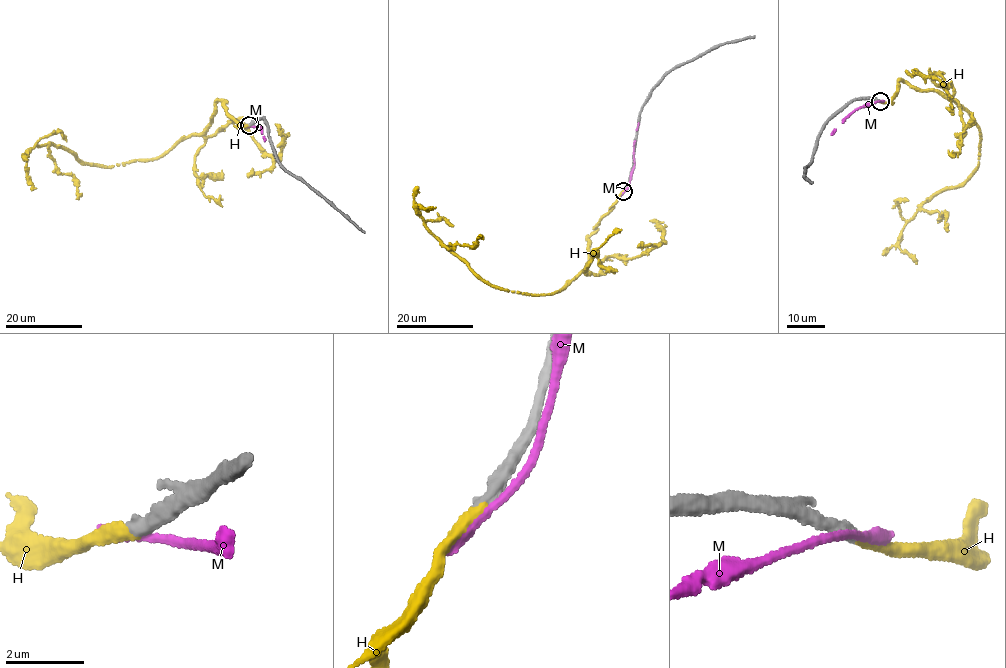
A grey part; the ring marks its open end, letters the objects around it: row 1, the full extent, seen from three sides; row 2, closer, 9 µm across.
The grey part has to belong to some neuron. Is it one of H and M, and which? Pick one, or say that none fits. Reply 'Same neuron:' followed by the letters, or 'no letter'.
Same neuron: H

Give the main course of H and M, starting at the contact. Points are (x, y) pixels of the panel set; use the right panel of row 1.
H: (879, 101), (903, 80), (945, 94), (978, 128), (971, 177), (905, 224), (899, 248), (916, 260)
M: (880, 101), (860, 106), (831, 135)

